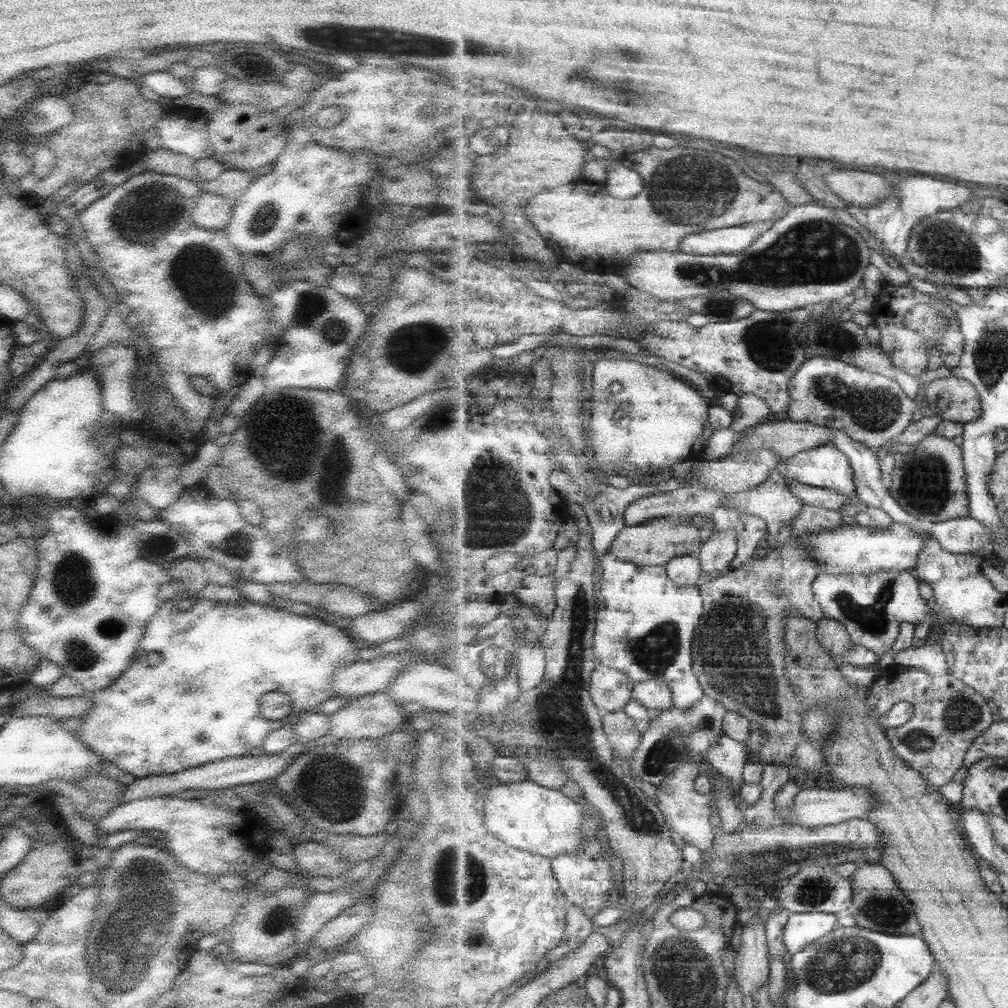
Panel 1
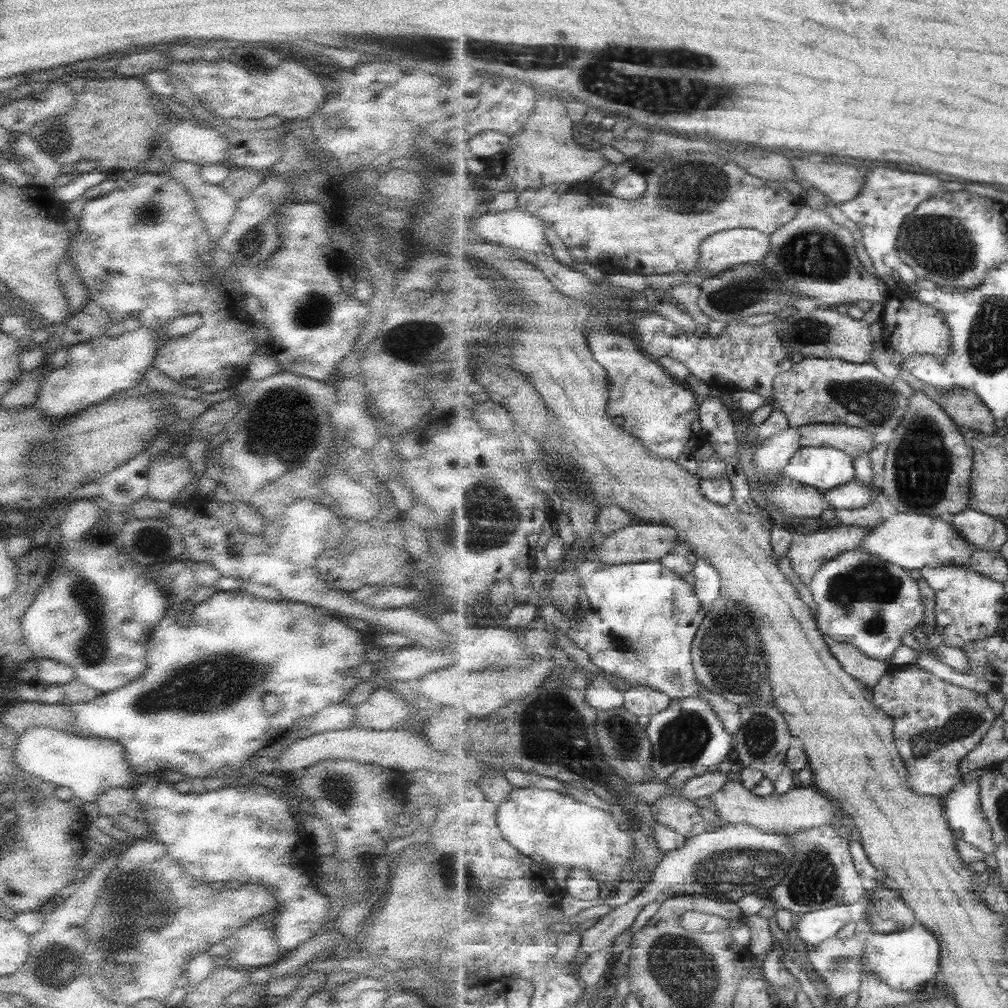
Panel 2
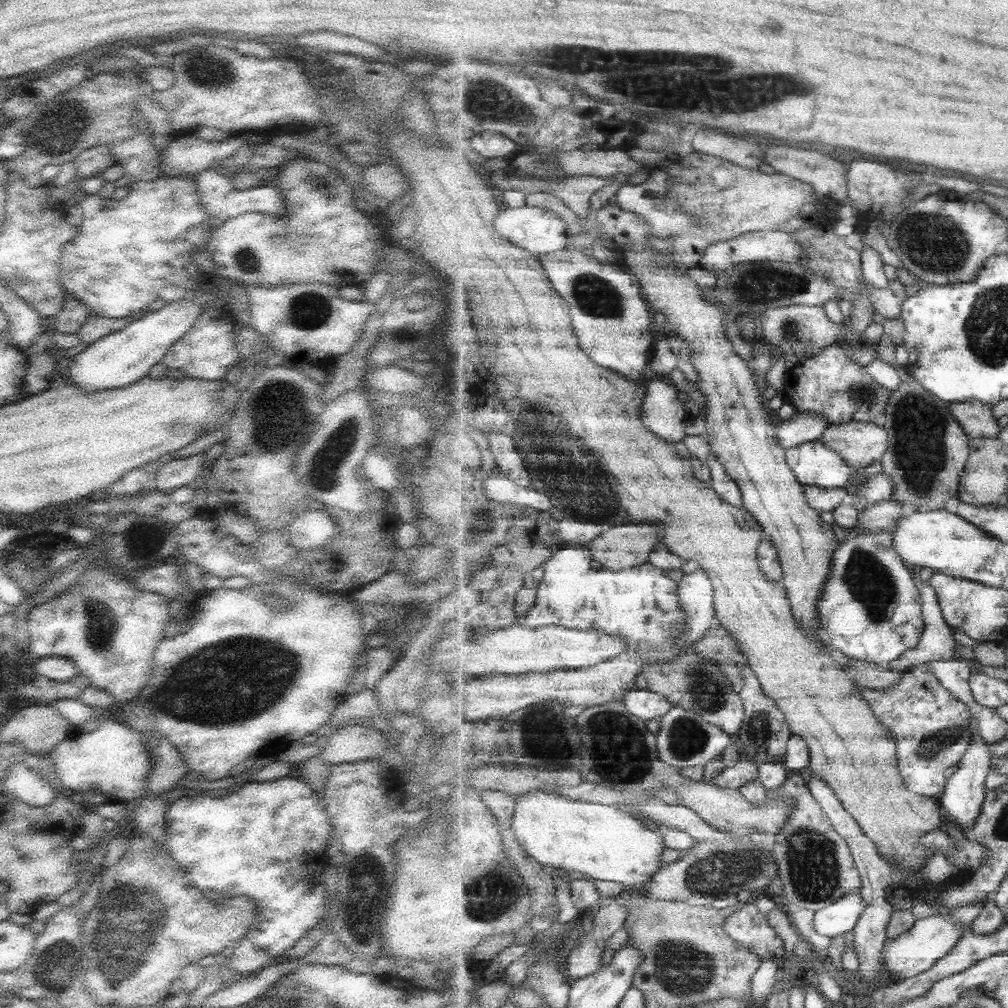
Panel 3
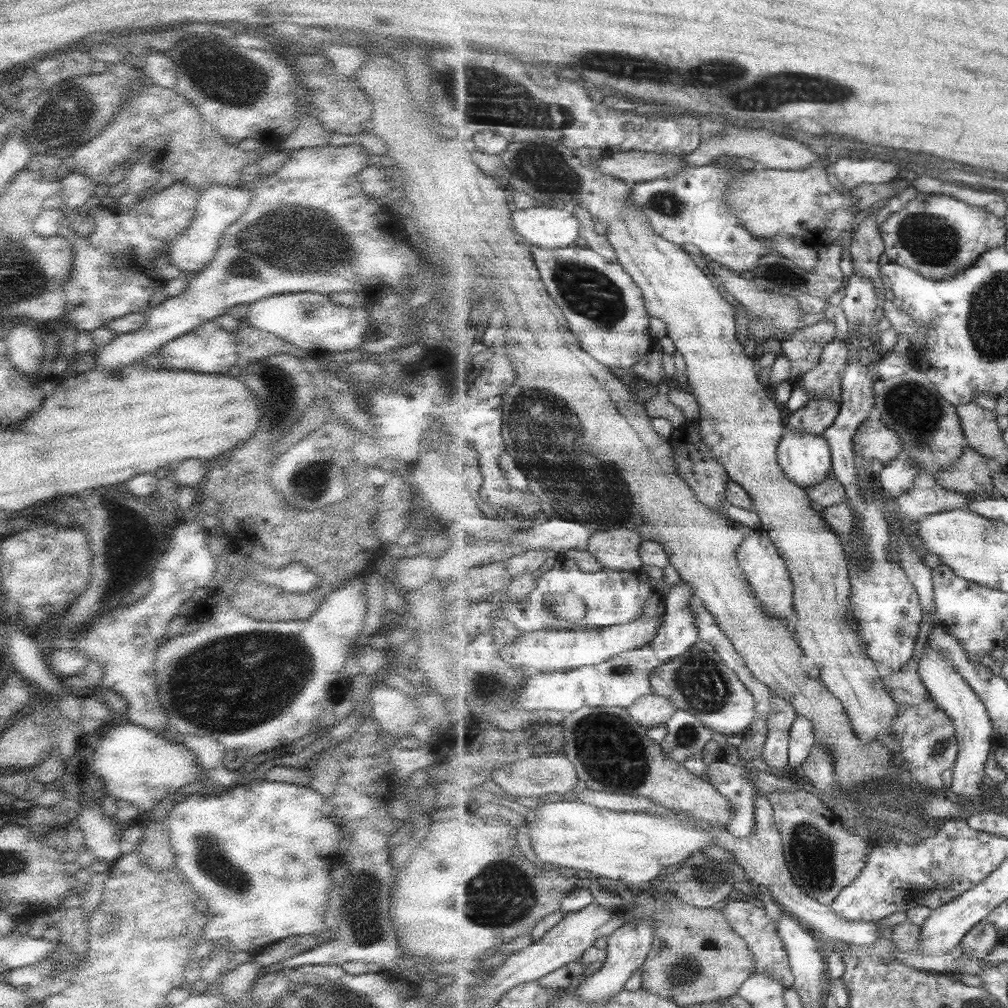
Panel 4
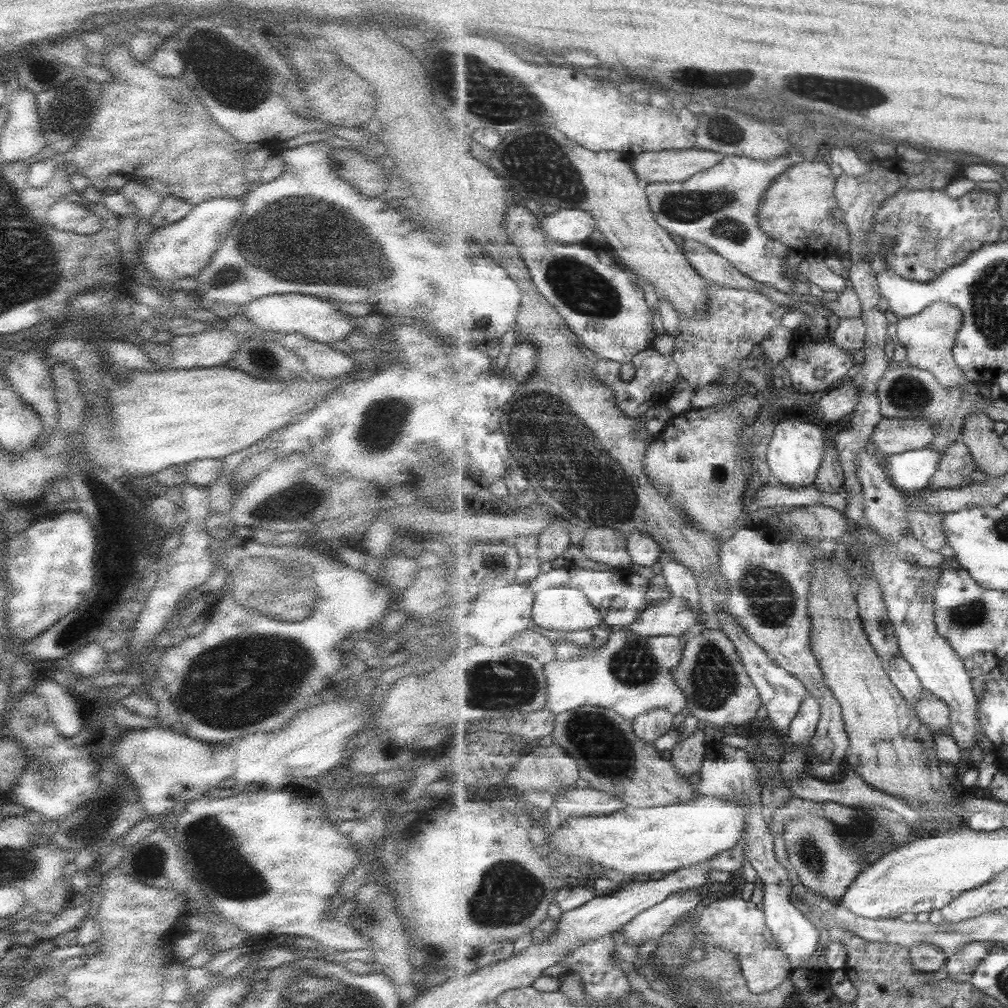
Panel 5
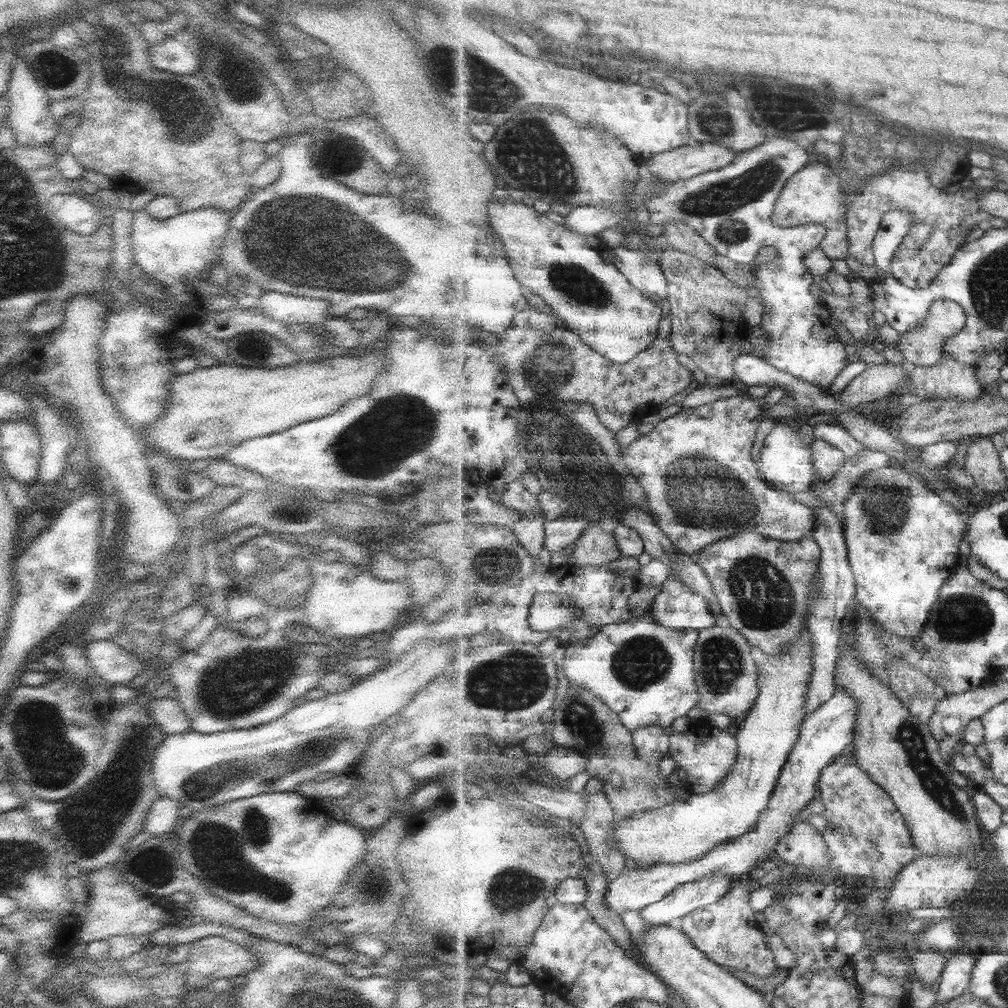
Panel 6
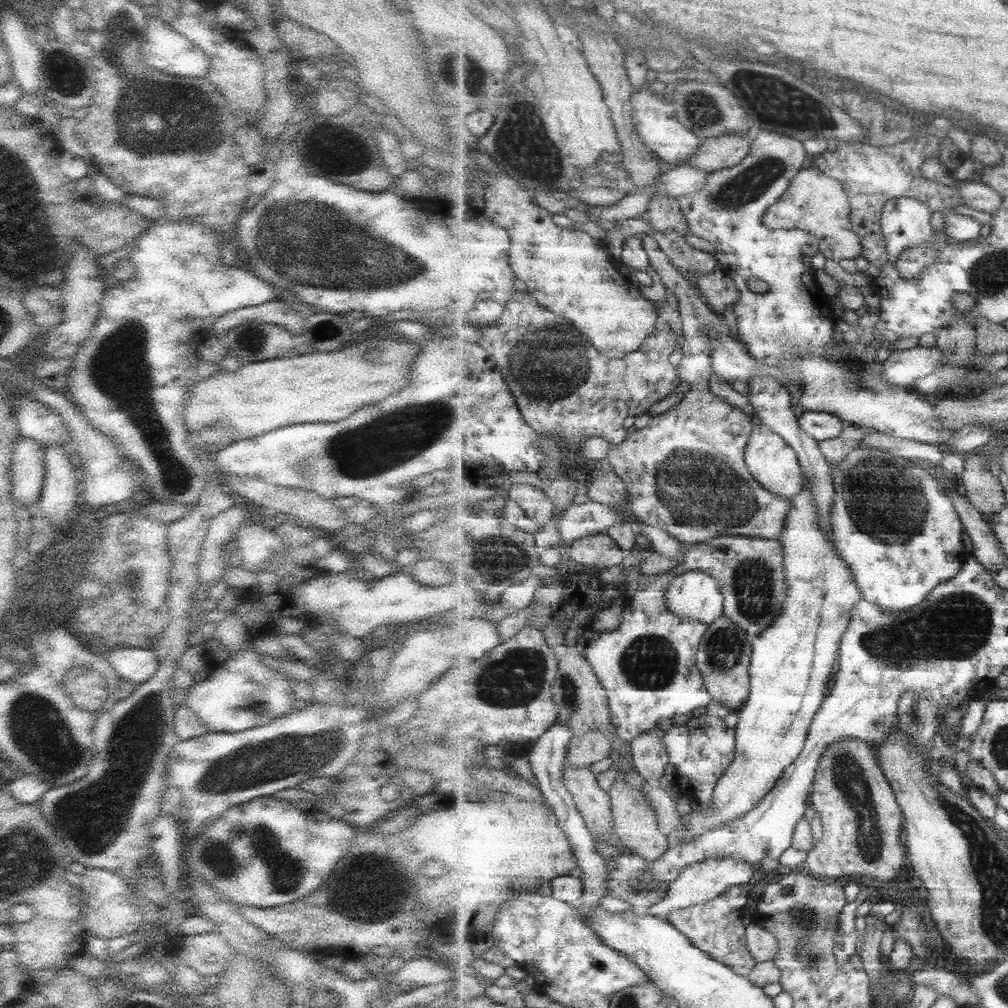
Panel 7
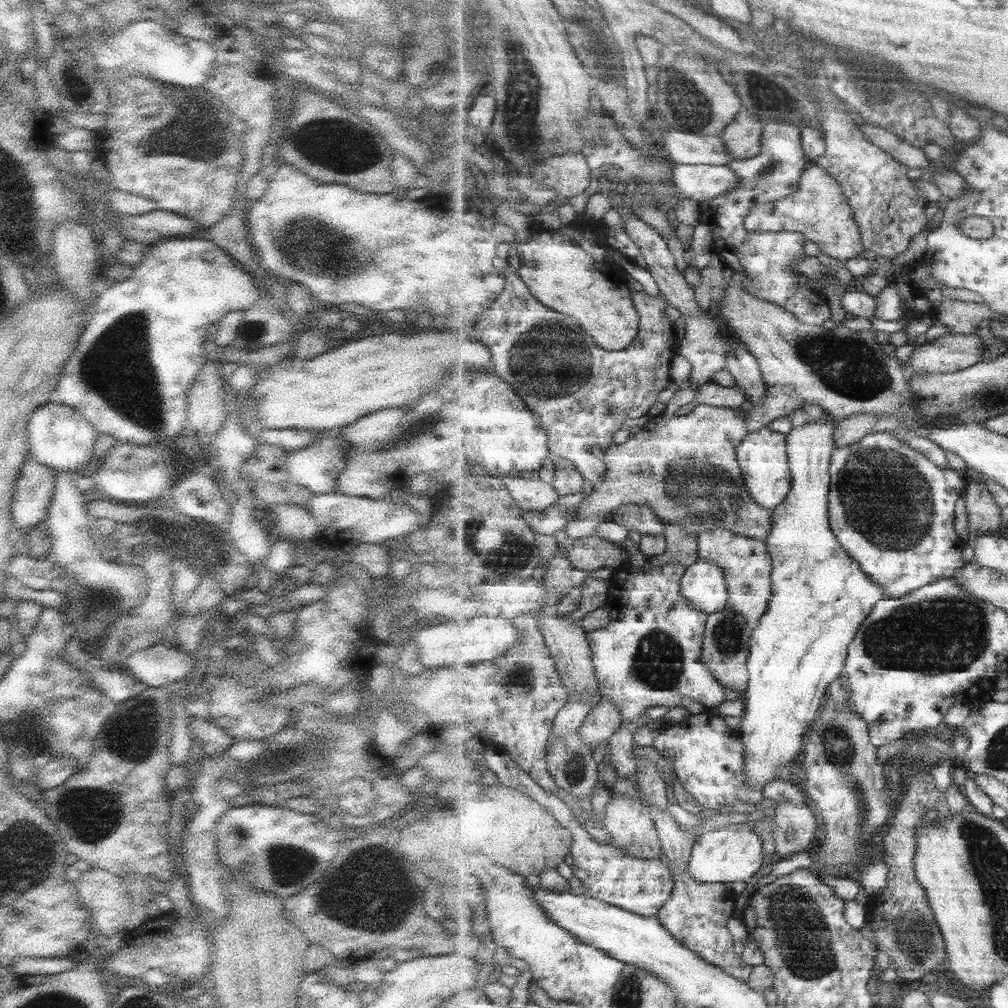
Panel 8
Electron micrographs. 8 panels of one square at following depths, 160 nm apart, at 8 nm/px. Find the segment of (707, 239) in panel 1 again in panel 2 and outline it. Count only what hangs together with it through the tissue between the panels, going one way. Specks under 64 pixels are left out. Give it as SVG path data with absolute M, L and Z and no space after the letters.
M733 229L713 234L700 251L699 286L707 274L725 273L741 264L765 261L771 251L771 235L755 229Z

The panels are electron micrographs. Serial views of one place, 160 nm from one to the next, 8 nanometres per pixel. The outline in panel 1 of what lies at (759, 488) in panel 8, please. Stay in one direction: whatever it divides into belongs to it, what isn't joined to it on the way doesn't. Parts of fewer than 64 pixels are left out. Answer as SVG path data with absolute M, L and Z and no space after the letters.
M833 444L819 446L811 450L805 450L805 452L797 453L791 459L783 462L778 470L787 479L798 480L801 484L807 484L807 486L834 490L847 496L855 496L856 494L854 470L849 457L833 446Z

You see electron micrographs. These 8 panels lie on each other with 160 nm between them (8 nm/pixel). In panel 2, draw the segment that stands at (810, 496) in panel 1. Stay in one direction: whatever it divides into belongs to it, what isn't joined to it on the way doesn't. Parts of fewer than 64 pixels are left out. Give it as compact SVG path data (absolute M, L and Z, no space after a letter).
M860 480L848 482L824 493L826 499L832 504L832 509L863 508L873 503L880 495L879 491L864 485Z

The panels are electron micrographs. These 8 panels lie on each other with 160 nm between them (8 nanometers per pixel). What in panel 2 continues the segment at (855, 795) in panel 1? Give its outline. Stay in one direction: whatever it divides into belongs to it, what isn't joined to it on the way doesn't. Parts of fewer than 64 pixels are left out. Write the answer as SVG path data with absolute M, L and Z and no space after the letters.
M730 781L723 789L710 798L715 807L720 826L747 824L767 834L792 835L801 829L815 828L821 825L834 825L842 810L837 802L808 785L800 785L783 796L757 796L743 783Z

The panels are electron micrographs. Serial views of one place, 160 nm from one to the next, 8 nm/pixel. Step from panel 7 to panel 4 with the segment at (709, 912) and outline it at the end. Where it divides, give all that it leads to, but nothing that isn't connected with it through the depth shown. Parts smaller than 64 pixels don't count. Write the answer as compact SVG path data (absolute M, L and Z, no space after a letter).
M731 902L723 908L724 917L728 919L733 930L745 939L748 947L752 950L756 974L768 974L775 982L781 983L786 988L793 988L794 974L789 962L789 955L785 950L784 940L781 940L778 933L776 921L767 916L767 912L762 907L753 906L749 902Z

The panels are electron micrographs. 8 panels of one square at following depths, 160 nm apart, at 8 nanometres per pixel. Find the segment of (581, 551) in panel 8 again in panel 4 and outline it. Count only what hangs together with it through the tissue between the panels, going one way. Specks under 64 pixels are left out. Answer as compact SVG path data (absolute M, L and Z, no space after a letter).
M630 528L593 532L589 539L588 552L605 569L637 571L644 565L641 560L644 535L644 531Z

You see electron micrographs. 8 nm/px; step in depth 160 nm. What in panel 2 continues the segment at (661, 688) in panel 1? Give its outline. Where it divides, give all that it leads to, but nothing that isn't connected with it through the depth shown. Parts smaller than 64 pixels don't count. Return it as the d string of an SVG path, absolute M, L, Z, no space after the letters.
M649 686L630 687L624 694L624 707L637 716L655 716L674 700Z

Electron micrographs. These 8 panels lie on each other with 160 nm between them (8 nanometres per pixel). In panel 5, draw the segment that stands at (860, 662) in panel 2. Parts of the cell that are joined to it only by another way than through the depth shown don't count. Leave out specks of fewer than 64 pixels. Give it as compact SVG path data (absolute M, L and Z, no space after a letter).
M925 689L924 696L914 704L919 718L935 734L950 734L952 728L951 707Z

